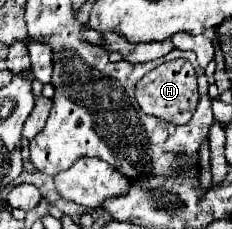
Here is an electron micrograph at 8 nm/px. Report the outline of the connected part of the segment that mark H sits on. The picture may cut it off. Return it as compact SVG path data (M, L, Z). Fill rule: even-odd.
M172 60L156 66L136 84L136 102L140 108L170 124L188 124L198 104L198 82L194 66L188 60Z

